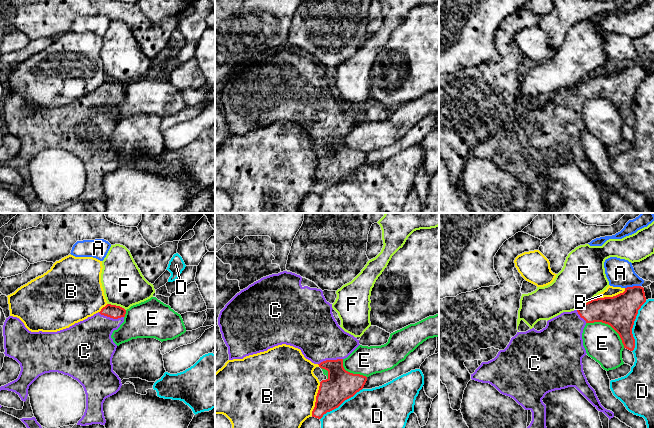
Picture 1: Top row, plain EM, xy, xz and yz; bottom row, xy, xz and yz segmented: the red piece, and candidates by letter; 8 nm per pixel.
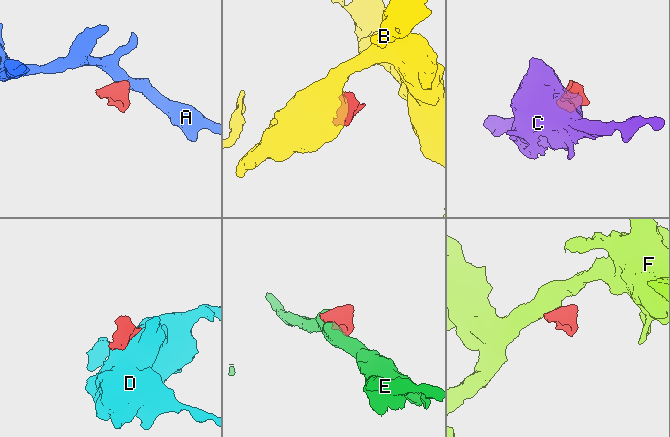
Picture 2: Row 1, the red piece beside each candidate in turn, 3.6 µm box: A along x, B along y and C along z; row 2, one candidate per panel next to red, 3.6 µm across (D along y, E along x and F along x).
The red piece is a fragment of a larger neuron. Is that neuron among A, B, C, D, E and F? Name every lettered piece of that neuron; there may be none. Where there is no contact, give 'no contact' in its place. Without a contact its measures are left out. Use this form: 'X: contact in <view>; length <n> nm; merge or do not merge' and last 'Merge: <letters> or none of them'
A: contact in yz; length 130 nm; do not merge
B: contact in xz; length 280 nm; do not merge
C: contact in xy; length 220 nm; merge
D: contact in yz; length 440 nm; do not merge
E: contact in yz; length 380 nm; do not merge
F: contact in yz; length 170 nm; do not merge
Merge: C

